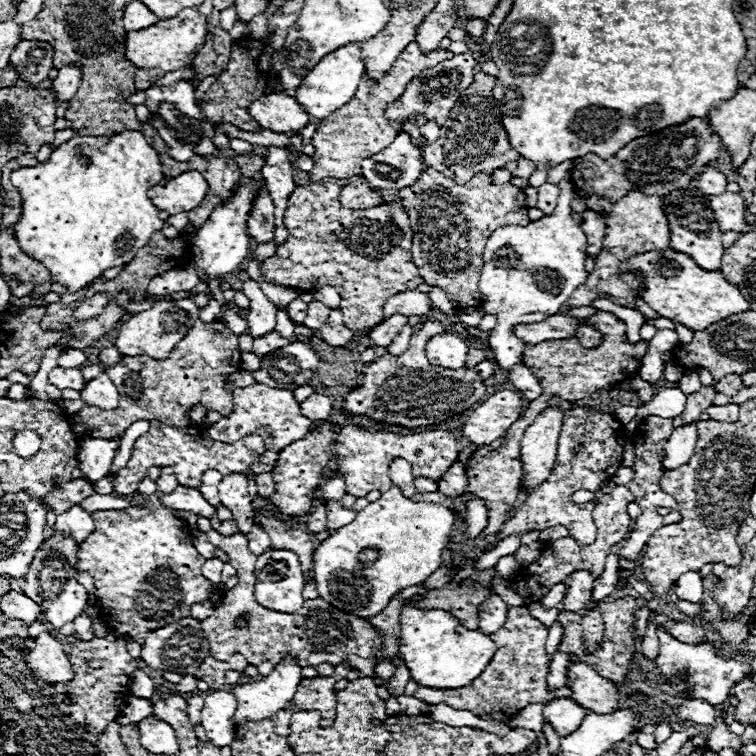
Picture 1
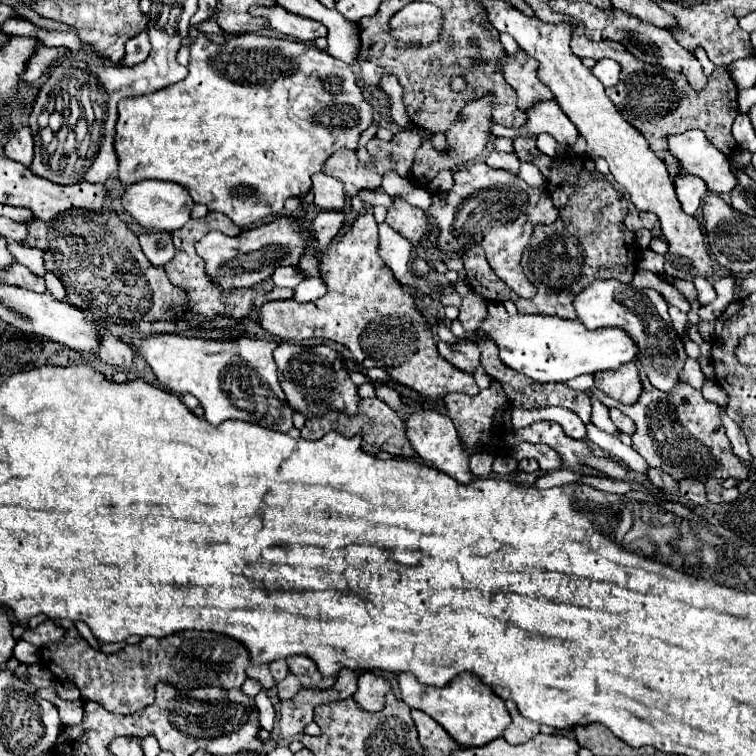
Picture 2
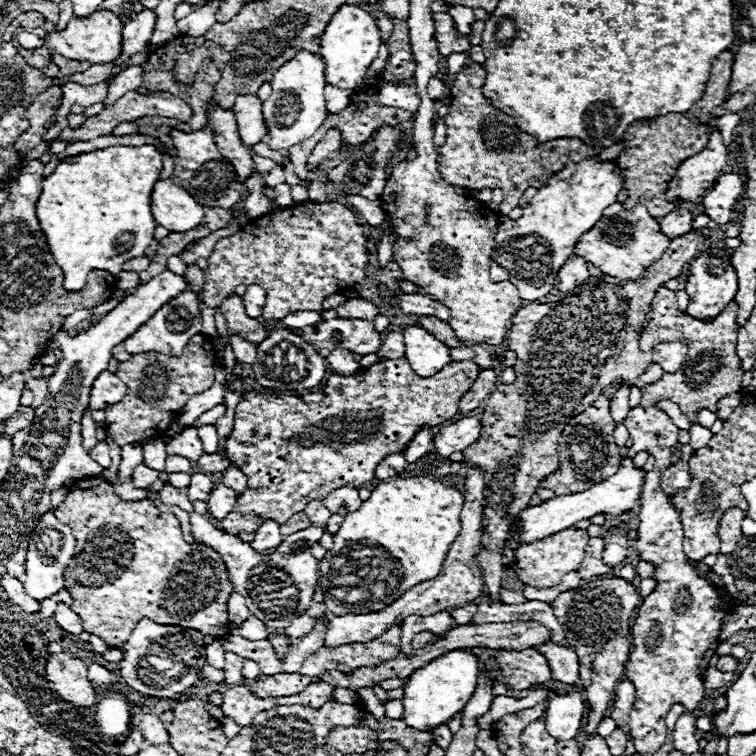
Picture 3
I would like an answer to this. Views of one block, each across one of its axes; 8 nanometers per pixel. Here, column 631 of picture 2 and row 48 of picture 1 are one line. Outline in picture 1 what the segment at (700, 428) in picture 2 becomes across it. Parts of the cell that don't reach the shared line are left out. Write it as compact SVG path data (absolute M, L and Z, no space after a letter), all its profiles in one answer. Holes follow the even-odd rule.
M410 42L404 52L398 56L398 60L394 62L392 70L380 80L380 82L362 82L360 90L356 92L356 100L352 98L352 102L348 102L348 106L342 106L340 110L336 110L336 114L330 114L328 118L324 118L324 122L318 124L316 132L314 132L314 146L316 146L316 156L314 156L314 170L310 172L310 178L314 182L324 180L324 178L352 178L352 176L360 176L362 174L362 160L370 158L372 154L378 154L380 150L384 150L384 146L388 146L392 142L392 138L396 138L396 134L400 132L400 124L388 122L384 118L384 110L390 102L398 100L406 88L406 84L424 68L428 66L436 66L438 62L452 58L452 54L448 50L434 50L428 56L424 56L418 50L416 42Z

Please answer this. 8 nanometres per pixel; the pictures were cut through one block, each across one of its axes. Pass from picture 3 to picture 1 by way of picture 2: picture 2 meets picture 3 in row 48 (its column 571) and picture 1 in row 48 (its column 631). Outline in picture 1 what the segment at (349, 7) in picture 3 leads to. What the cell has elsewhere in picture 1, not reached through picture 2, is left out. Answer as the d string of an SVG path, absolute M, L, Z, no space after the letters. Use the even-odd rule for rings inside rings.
M358 44L340 46L340 50L334 50L332 54L328 54L324 60L320 60L314 66L312 72L308 72L308 76L304 78L304 82L296 90L294 98L296 98L296 102L300 102L300 106L304 106L304 110L310 116L324 120L330 112L338 110L340 106L348 104L354 98L354 94L362 82L362 74L364 74L362 48Z

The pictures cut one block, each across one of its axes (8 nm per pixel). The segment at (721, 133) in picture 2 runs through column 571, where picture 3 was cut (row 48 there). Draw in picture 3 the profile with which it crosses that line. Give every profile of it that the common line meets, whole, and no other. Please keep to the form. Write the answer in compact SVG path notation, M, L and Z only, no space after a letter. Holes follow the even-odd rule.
M40 48L40 50L22 50L24 60L28 62L28 66L36 66L38 70L50 64L50 56L52 52L48 48Z

